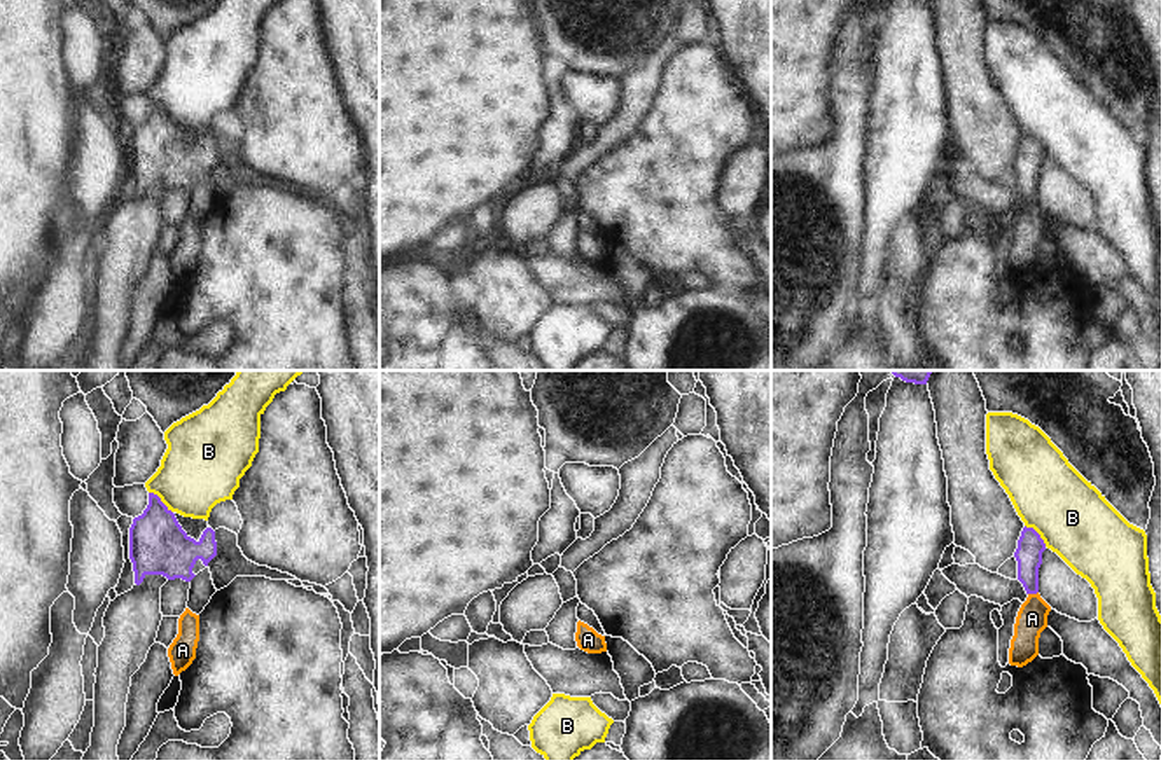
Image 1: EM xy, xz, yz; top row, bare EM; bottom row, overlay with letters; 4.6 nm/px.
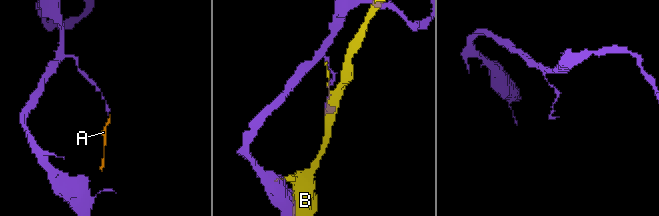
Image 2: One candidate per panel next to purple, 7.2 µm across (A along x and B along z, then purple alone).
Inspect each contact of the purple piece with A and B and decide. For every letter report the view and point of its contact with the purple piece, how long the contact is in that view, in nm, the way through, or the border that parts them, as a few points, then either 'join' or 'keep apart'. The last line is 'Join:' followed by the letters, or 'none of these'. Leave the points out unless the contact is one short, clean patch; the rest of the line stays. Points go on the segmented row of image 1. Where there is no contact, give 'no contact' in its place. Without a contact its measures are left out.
A: contact yz (1032, 593); length 50 nm; way yz (1028, 554), (1032, 593), (1032, 619); join
B: contact xy (159, 500); length 150 nm; keep apart
Join: A

